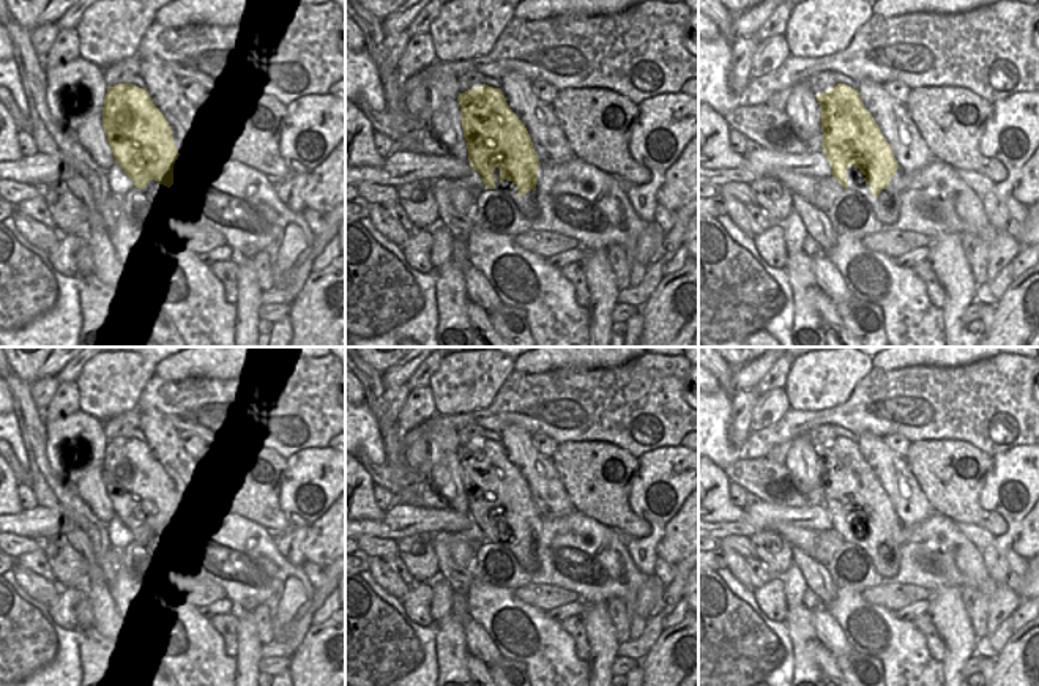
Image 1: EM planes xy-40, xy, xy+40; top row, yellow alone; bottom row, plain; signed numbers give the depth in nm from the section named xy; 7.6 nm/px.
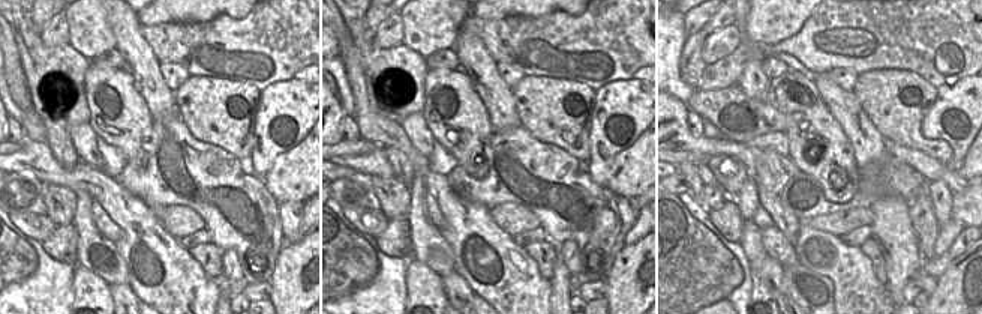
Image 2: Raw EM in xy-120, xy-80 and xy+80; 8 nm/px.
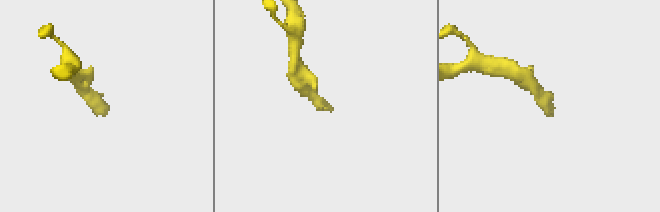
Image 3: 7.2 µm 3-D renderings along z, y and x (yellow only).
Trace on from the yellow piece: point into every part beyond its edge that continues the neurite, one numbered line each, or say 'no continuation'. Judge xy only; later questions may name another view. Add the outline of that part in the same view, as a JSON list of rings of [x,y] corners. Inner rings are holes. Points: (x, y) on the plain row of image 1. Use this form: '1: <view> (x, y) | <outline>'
1: xy (527, 559) | [[[493,522],[493,531],[495,531],[495,542],[503,544],[519,561],[519,565],[528,571],[536,572],[539,569],[539,558],[538,558],[538,544],[528,544],[523,550],[519,549],[519,539],[511,538],[509,541],[503,541],[498,535],[500,522]]]

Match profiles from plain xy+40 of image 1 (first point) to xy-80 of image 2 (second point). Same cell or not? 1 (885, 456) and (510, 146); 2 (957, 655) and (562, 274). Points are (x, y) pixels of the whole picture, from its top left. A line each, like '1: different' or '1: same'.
1: different
2: same

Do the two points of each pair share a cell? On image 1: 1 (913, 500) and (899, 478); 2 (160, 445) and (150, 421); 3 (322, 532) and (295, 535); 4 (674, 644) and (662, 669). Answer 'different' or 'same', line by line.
1: same
2: same
3: different
4: same

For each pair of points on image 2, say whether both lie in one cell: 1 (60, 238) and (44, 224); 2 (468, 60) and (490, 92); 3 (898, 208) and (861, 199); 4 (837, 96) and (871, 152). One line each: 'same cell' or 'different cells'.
1: different cells
2: same cell
3: different cells
4: same cell

